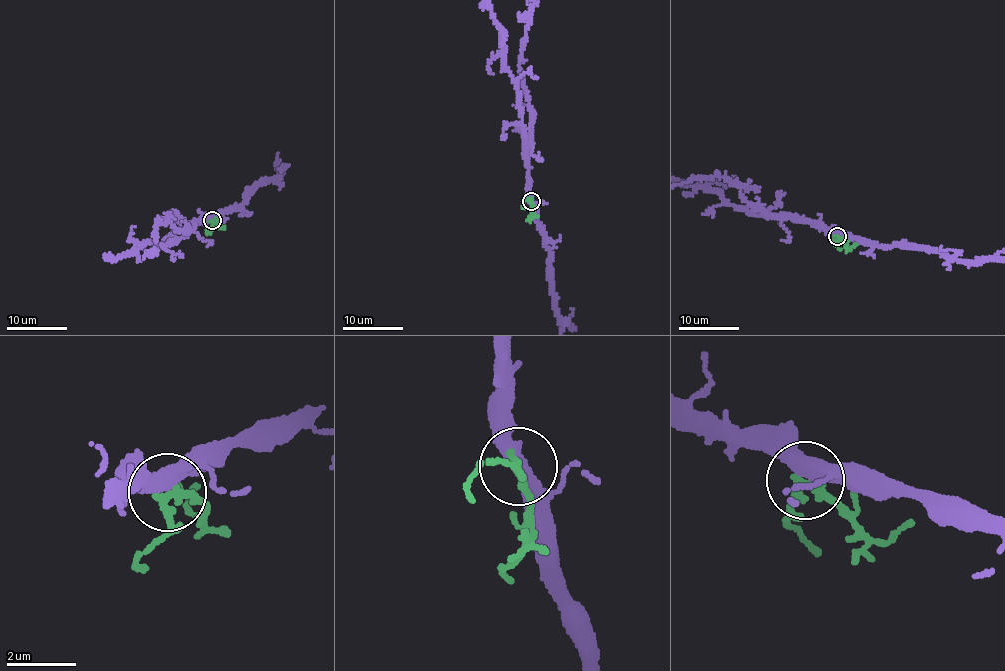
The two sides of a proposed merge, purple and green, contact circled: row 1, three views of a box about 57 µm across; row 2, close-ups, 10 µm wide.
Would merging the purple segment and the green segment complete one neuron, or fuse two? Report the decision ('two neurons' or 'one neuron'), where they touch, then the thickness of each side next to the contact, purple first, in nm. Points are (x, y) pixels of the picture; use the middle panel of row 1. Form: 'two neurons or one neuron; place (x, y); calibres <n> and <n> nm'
two neurons; place (531, 201); calibres 420 and 180 nm

